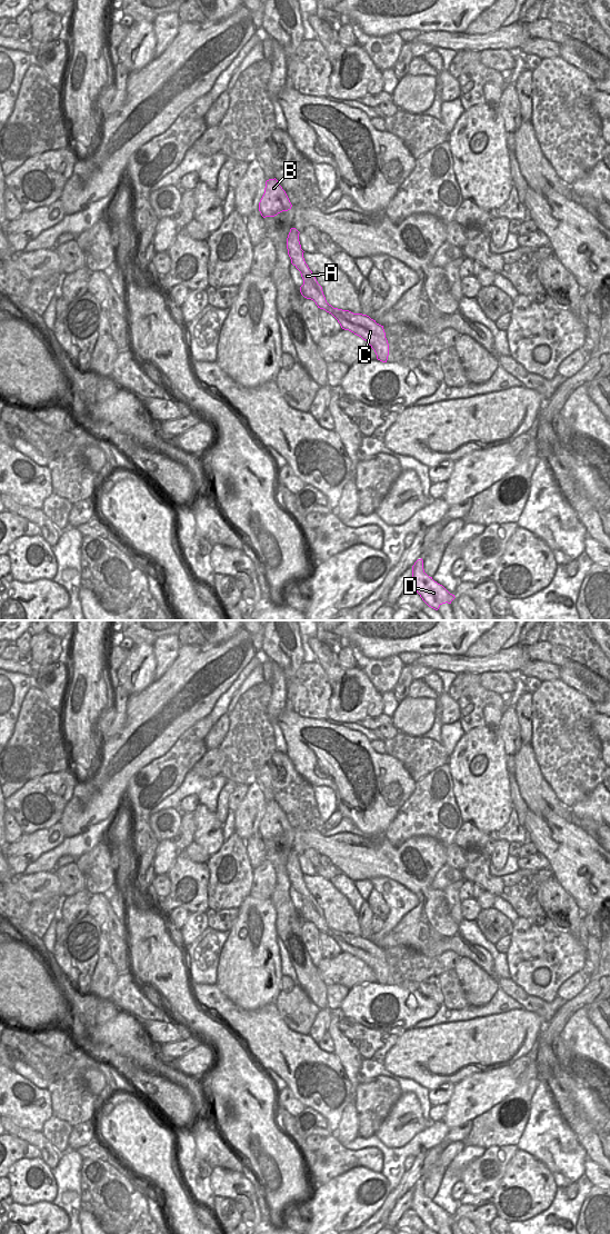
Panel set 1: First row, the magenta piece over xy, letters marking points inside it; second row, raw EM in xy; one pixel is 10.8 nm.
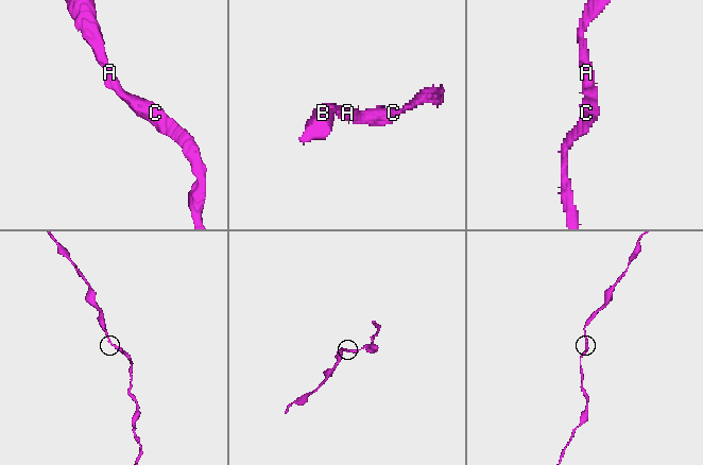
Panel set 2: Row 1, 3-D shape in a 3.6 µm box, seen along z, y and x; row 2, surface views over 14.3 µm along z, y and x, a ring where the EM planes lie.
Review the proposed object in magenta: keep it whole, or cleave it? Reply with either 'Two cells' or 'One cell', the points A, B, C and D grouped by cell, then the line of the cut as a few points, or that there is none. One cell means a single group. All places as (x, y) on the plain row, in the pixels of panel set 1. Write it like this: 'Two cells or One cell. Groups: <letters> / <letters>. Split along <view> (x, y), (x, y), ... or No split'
One cell. Groups: A B C D. No split.

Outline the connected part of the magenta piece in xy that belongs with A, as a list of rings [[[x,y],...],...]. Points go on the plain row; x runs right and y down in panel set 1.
[[[296,850],[290,852],[287,860],[287,872],[291,886],[300,894],[303,902],[303,907],[300,909],[301,917],[307,922],[313,923],[318,931],[331,936],[338,943],[342,952],[349,953],[366,963],[374,973],[377,982],[387,985],[389,966],[383,948],[377,946],[376,943],[367,937],[333,931],[327,925],[322,909],[318,906],[314,897],[304,884],[304,874],[301,872],[299,856]]]

